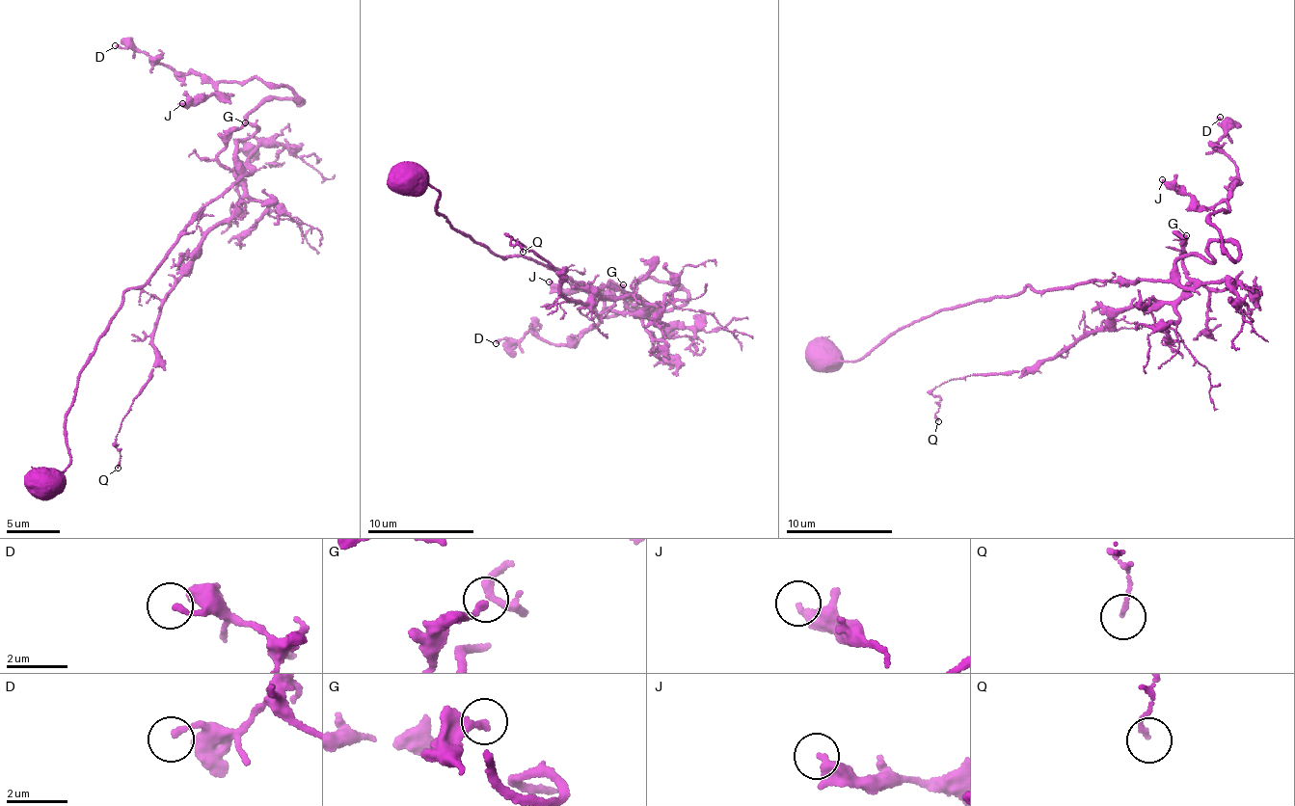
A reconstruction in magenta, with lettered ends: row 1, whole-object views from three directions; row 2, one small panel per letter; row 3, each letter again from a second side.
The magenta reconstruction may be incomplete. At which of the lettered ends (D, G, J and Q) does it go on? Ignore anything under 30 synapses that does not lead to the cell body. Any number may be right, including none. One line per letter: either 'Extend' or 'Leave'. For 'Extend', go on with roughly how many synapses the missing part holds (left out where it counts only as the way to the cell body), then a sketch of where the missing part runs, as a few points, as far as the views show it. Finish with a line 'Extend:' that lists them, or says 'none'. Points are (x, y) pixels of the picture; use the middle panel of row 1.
D: Leave
G: Leave
J: Leave
Q: Leave
Extend: none

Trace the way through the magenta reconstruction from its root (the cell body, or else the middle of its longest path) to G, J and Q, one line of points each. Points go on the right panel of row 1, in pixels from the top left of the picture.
G: (822, 353), (853, 361), (945, 309), (1026, 286), (1193, 285), (1186, 235)
J: (822, 353), (1026, 286), (1159, 282), (1217, 240), (1235, 259), (1208, 221), (1225, 201), (1162, 179)
Q: (822, 353), (853, 361), (945, 309), (1026, 286), (1195, 283), (1051, 359), (931, 390), (938, 421)

